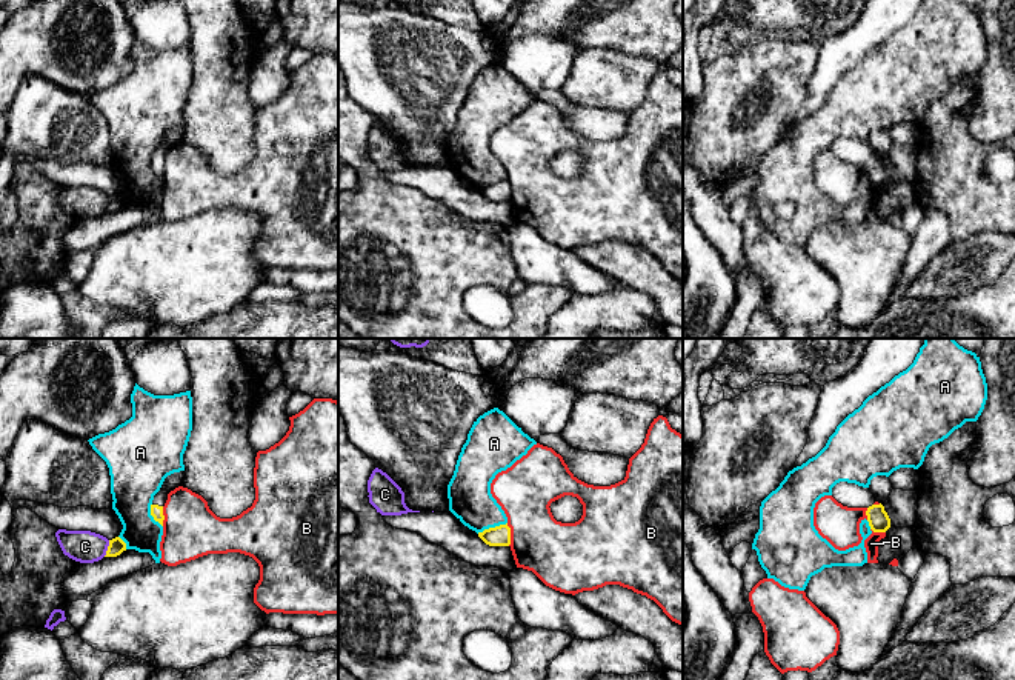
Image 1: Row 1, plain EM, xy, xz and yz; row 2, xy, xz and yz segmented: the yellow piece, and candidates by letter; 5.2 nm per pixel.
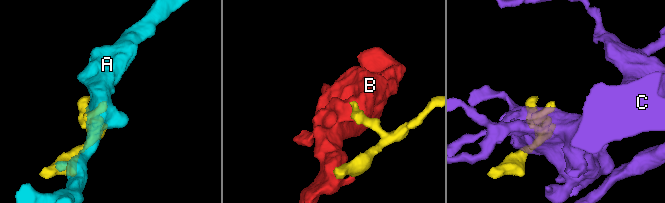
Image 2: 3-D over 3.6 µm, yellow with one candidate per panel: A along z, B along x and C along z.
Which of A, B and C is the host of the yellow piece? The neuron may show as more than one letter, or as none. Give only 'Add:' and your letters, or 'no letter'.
Add: no letter

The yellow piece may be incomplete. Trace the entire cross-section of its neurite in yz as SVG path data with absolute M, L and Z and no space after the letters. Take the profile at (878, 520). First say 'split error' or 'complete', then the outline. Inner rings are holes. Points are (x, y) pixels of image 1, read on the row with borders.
split error | M840 482L832 488L832 497L847 508L866 508L867 522L874 532L886 532L890 528L890 518L884 506L875 503L869 488Z

